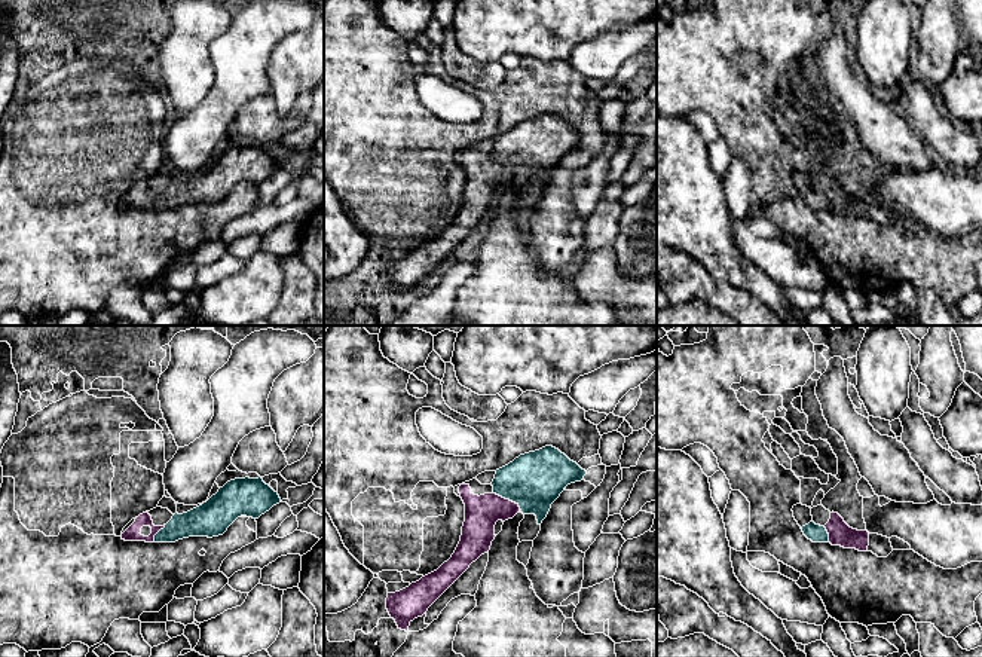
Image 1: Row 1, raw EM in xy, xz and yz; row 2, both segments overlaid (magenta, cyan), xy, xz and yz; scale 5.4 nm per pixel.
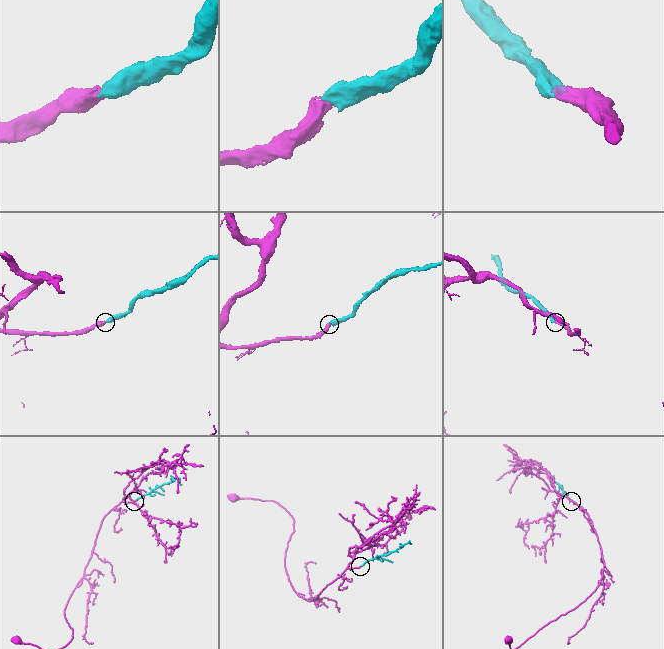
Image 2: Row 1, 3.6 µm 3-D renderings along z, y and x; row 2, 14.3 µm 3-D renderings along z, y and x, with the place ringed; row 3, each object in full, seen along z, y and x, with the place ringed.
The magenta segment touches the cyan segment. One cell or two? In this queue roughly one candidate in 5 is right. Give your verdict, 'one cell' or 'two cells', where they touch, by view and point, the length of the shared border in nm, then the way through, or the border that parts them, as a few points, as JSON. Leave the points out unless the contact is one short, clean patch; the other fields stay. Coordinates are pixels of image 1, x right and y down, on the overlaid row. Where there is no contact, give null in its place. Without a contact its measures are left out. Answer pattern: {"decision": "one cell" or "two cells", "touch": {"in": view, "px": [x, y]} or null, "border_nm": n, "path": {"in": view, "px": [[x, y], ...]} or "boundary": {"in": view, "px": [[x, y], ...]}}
{"decision": "one cell", "touch": {"in": "xz", "px": [507, 500]}, "border_nm": 180, "path": {"in": "xz", "px": [[482, 513], [507, 500], [522, 485], [534, 480]]}}

